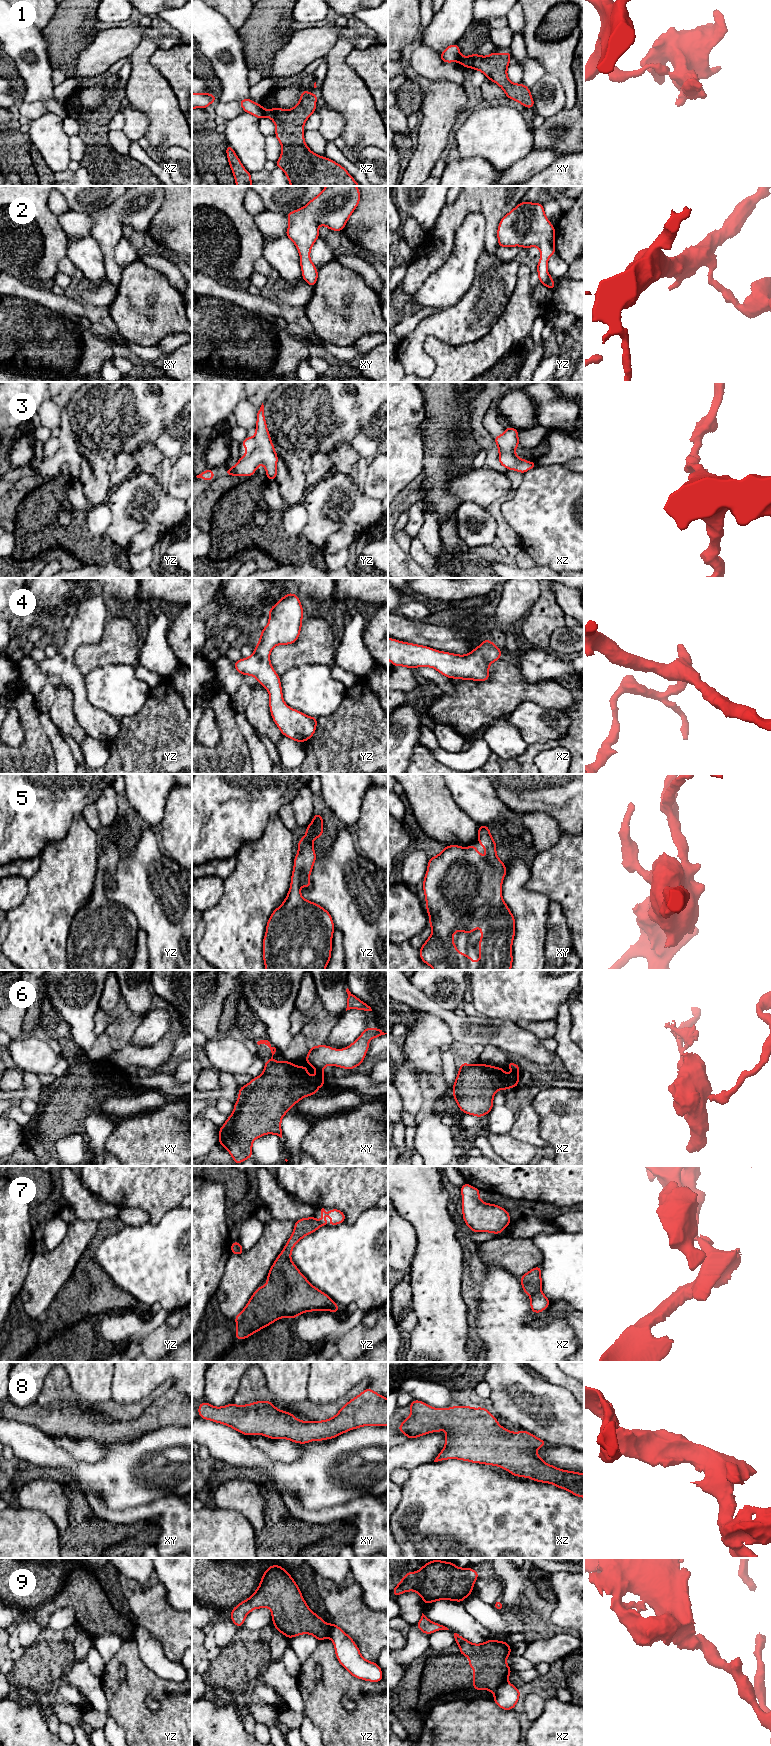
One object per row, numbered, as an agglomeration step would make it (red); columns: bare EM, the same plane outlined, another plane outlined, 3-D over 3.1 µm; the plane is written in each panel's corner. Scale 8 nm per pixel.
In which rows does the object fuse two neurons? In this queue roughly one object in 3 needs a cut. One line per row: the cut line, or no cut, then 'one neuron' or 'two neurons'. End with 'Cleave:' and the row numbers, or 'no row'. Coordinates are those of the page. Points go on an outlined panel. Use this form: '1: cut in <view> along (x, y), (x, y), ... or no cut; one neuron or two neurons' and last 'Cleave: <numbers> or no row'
1: cut in xz along (263, 110), (265, 116); two neurons
2: no cut; one neuron
3: no cut; one neuron
4: no cut; one neuron
5: no cut; one neuron
6: cut in xy along (316, 1071), (322, 1073); two neurons
7: cut in xz along (535, 1293), (530, 1295); two neurons
8: no cut; one neuron
9: cut in yz along (324, 1623), (327, 1629), (327, 1636); two neurons
Cleave: 1, 6, 7, 9

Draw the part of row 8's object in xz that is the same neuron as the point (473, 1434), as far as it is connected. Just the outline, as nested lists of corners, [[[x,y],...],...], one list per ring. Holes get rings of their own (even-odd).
[[[419,1400],[409,1406],[411,1415],[398,1428],[407,1439],[447,1431],[445,1446],[434,1462],[459,1459],[499,1466],[513,1476],[553,1484],[584,1498],[584,1474],[545,1463],[536,1450],[546,1441],[524,1430],[516,1433],[503,1428],[486,1408],[468,1405],[441,1409]]]

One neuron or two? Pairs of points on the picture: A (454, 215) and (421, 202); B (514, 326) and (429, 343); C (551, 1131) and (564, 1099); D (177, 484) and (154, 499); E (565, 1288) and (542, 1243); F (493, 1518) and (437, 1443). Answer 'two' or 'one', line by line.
A: two
B: one
C: one
D: two
E: one
F: two

